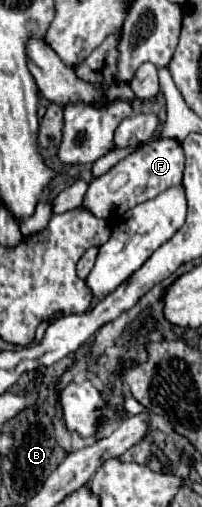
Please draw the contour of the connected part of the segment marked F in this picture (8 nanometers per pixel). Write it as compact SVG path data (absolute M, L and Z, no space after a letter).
M157 139L151 143L145 143L139 151L127 155L123 161L119 161L115 167L111 167L101 177L95 177L87 189L83 205L97 217L115 221L125 211L133 209L139 203L145 203L165 191L167 187L179 185L183 177L185 167L185 155L183 147L175 139Z

